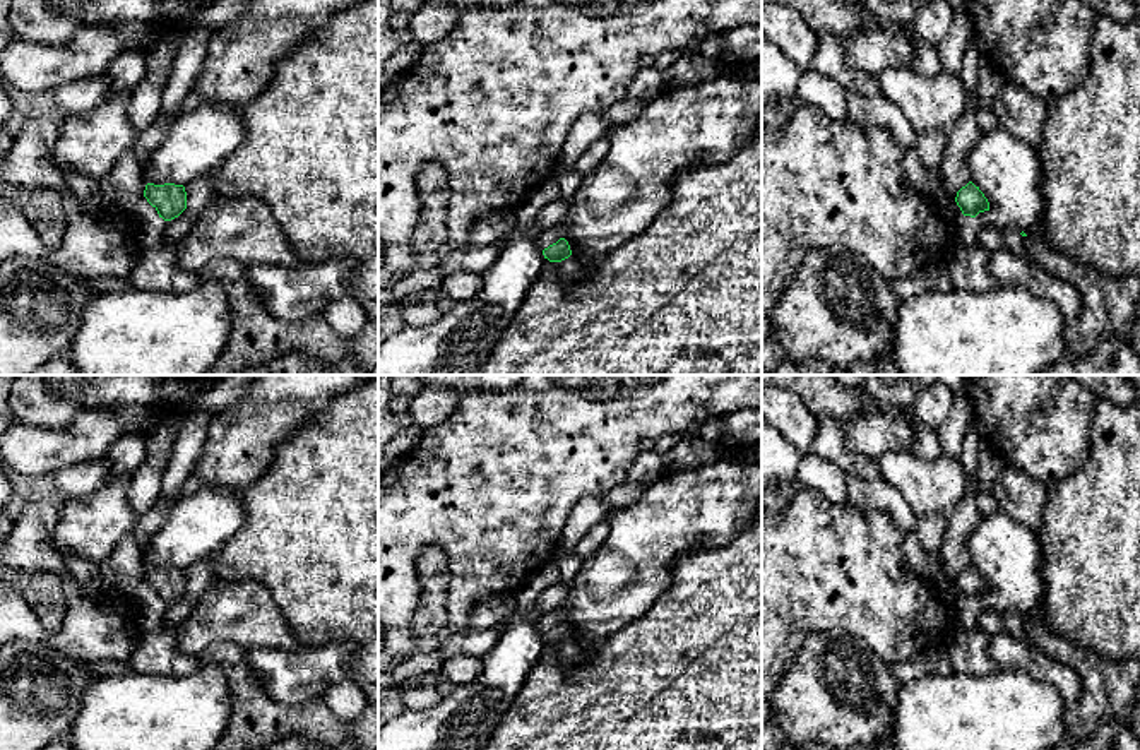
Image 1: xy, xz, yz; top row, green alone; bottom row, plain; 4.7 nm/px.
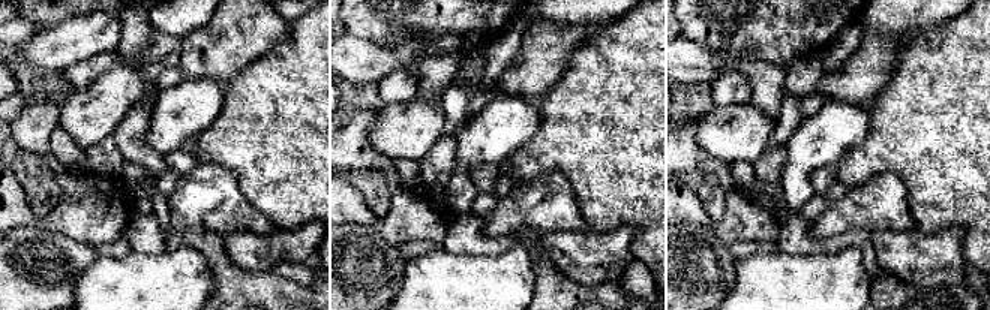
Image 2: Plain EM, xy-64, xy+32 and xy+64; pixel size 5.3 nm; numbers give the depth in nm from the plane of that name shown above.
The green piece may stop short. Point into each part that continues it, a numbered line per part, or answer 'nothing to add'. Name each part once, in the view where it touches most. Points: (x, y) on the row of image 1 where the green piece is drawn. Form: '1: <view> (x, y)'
1: xz (570, 271)

